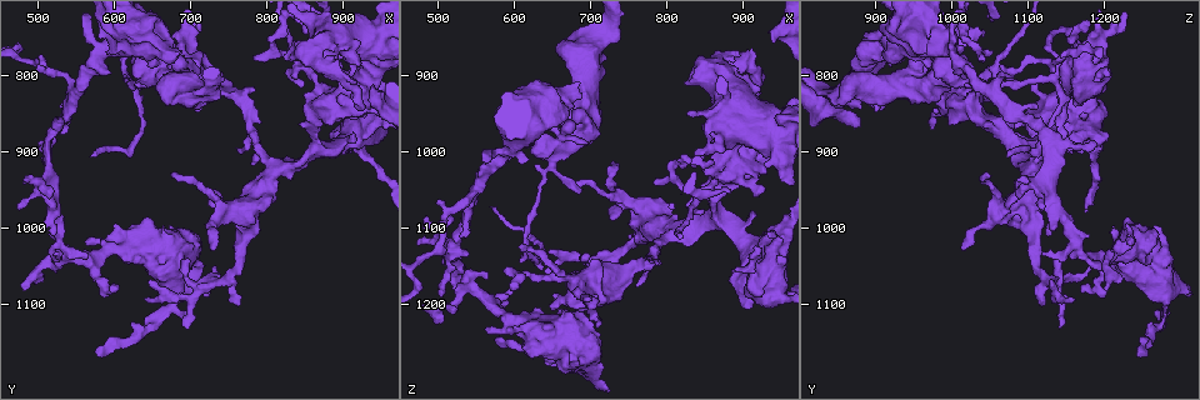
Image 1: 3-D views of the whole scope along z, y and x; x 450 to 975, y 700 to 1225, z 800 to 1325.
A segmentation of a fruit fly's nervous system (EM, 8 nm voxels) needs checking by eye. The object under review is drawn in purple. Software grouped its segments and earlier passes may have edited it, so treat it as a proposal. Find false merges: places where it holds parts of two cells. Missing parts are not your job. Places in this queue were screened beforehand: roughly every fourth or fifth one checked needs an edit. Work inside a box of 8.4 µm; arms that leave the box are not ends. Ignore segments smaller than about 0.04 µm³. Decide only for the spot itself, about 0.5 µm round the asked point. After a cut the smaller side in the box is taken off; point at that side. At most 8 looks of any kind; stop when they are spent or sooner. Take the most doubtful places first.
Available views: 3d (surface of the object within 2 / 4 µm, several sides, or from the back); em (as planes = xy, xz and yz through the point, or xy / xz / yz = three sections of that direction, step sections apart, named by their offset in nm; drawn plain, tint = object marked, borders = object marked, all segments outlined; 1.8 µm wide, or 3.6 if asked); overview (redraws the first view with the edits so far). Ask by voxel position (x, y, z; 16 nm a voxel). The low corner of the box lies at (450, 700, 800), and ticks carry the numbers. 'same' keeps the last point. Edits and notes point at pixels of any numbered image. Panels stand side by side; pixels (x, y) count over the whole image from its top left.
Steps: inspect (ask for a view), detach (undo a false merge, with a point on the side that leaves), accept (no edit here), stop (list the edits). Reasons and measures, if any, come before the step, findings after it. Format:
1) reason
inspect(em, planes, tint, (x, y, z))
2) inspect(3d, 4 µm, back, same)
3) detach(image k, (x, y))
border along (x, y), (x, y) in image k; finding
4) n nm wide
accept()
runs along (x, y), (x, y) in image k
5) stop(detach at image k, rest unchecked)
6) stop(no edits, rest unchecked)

inspect(3d, 4 µm, (895, 835, 1005))

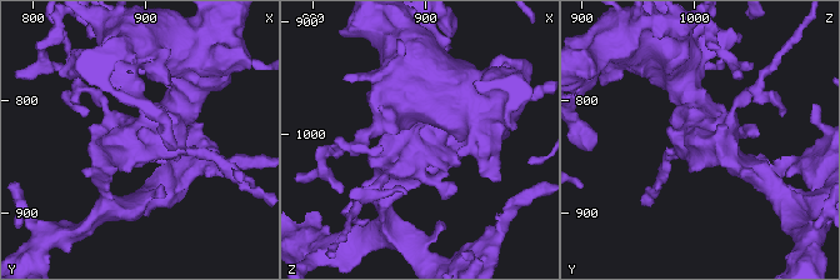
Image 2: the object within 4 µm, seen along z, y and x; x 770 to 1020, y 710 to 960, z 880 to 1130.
inspect(em, 3.6 µm, planes, tint, (894, 834, 1004))

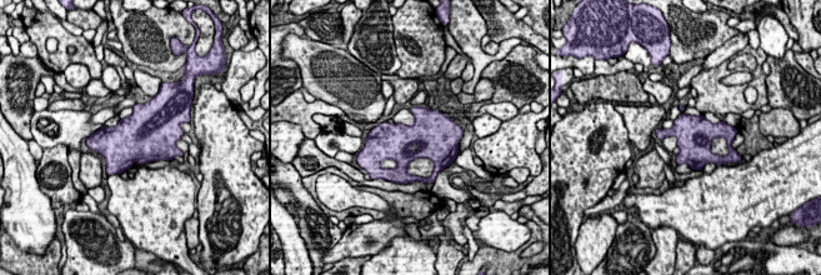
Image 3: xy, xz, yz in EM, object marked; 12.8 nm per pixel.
accept()
one cell here

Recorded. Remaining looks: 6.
looks like a crossing
inspect(em, 3.6 µm, planes, tint, (935, 850, 1150))

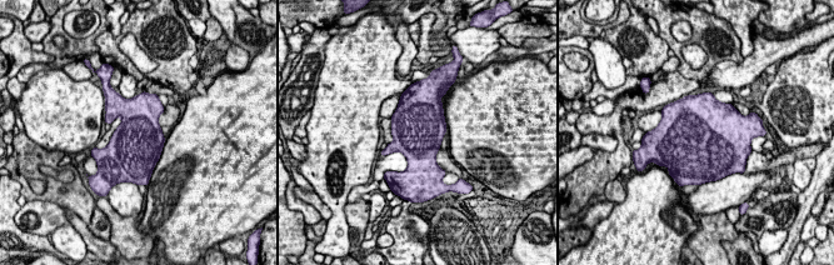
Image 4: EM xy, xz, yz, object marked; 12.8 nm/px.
accept()
all the same cell

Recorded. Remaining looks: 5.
sudden change in width
inspect(em, planes, tint, (810, 920, 1110))

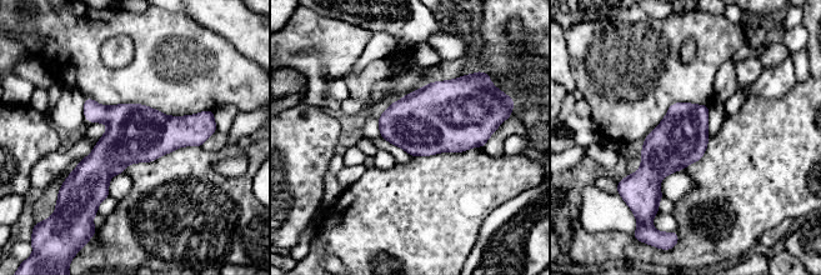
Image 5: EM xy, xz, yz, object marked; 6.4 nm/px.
accept()
one cell here

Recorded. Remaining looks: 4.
stop(no edits, rest unchecked)

